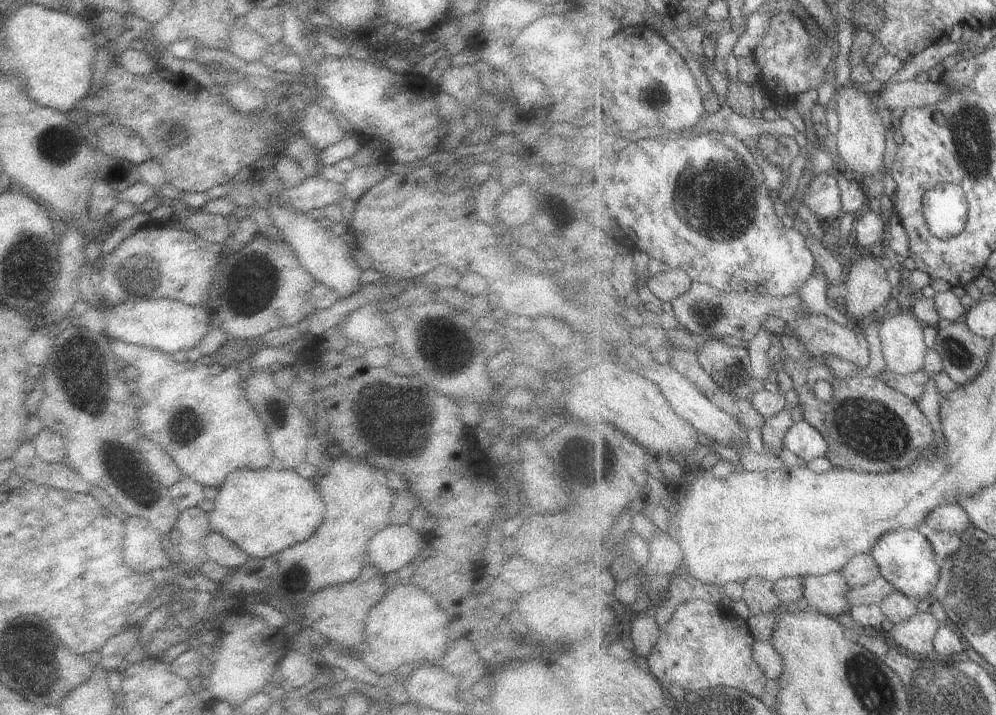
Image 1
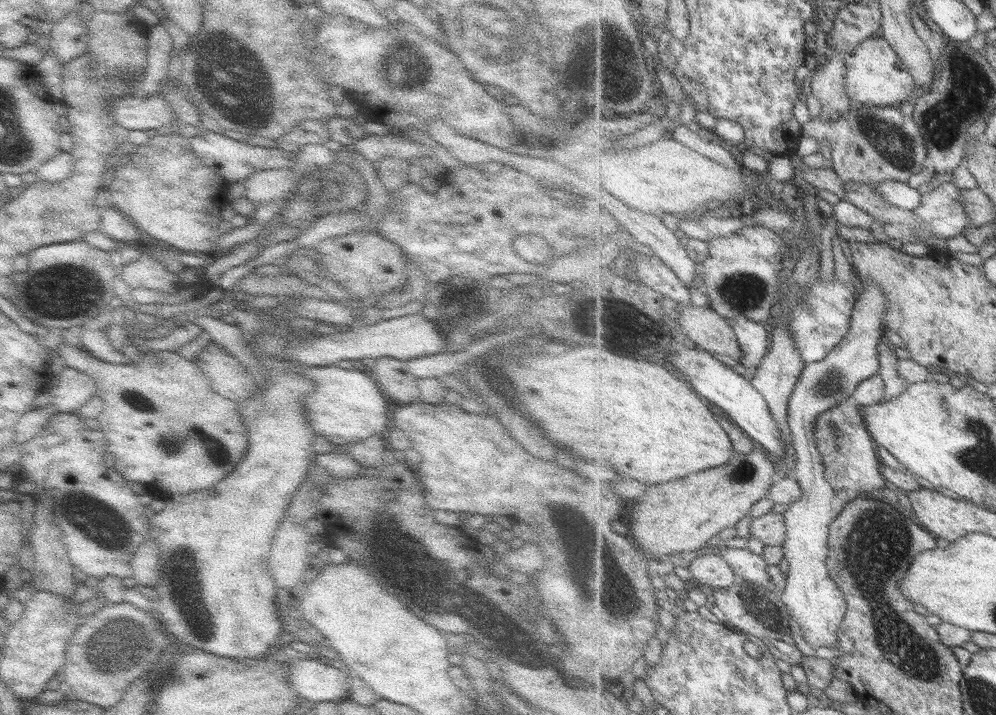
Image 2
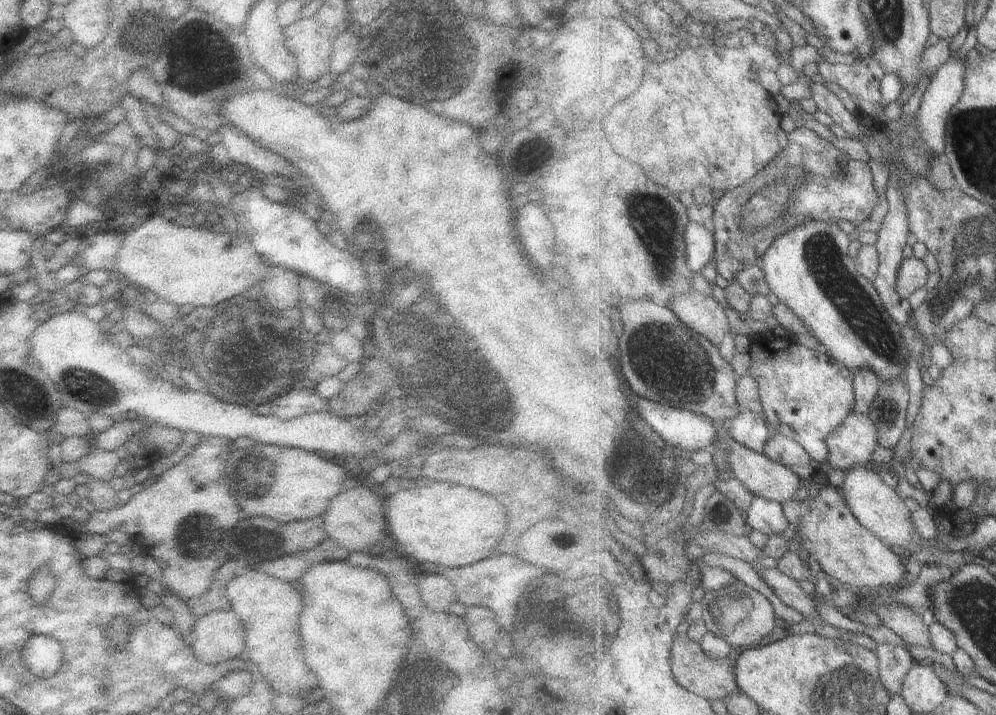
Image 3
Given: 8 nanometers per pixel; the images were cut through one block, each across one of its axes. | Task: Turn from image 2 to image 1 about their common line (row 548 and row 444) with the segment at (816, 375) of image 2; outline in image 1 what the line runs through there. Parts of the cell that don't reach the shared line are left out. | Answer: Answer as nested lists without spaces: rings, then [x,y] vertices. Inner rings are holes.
[[[802,418],[794,422],[785,434],[784,448],[808,464],[816,458],[825,457],[829,443],[817,428]]]

